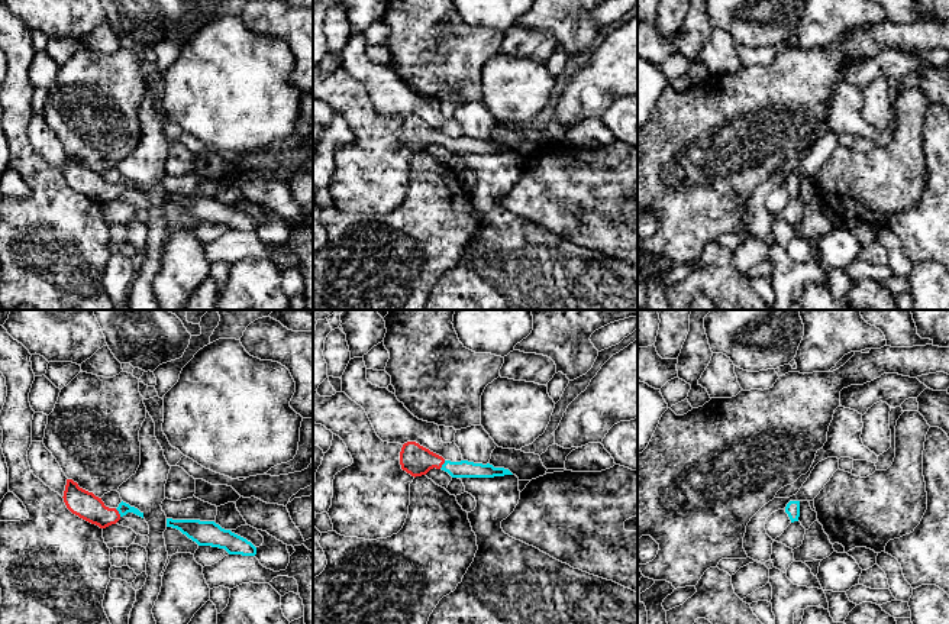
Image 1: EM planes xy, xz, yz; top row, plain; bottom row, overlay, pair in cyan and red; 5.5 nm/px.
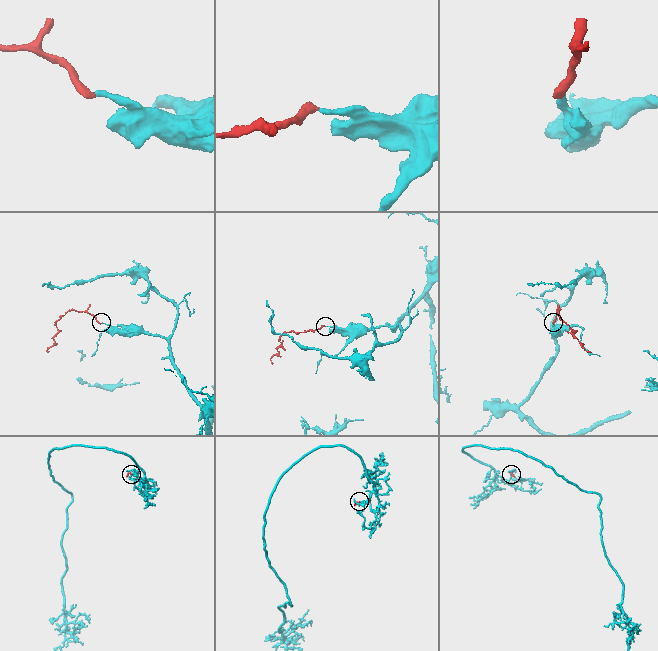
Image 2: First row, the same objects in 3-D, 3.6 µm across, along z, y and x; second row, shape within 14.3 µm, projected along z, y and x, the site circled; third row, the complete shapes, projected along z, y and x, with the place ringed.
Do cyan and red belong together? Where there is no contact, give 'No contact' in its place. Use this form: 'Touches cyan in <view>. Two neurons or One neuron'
Touches cyan in xy. One neuron

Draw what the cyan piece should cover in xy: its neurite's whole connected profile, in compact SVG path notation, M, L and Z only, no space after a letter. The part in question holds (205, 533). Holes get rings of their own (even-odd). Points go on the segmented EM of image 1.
M167 518L167 527L180 530L198 546L225 549L229 555L256 555L256 547L251 541L232 533L230 530L222 528L214 521Z

